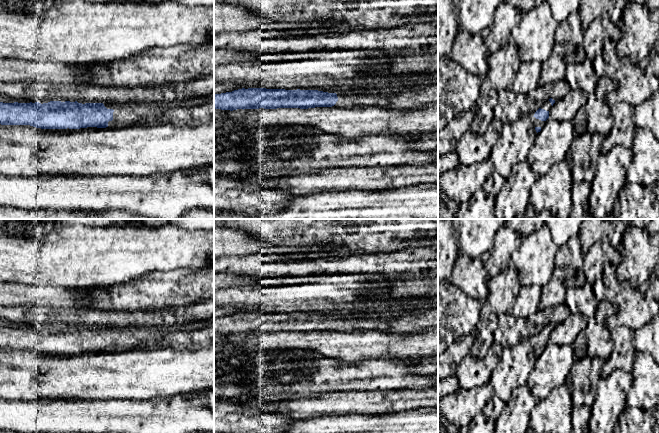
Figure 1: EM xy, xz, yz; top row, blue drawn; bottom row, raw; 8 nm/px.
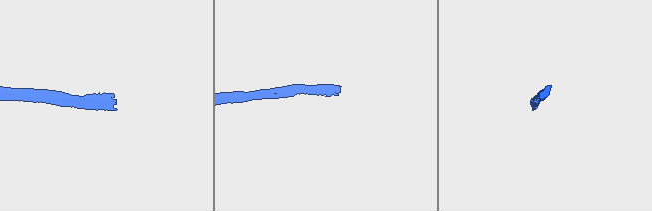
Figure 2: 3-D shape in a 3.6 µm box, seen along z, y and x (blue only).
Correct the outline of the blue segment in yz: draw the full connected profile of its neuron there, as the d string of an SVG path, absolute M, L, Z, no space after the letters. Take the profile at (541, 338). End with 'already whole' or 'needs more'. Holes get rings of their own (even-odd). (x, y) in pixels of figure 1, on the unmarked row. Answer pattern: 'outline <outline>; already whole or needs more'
outline M550 322L549 324L540 328L540 332L535 336L533 340L533 349L535 350L536 356L540 356L544 350L545 345L549 342L549 336L552 333L555 324Z; needs more

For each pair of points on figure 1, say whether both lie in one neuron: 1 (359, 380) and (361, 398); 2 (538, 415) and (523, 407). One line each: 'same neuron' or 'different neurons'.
1: different neurons
2: different neurons

